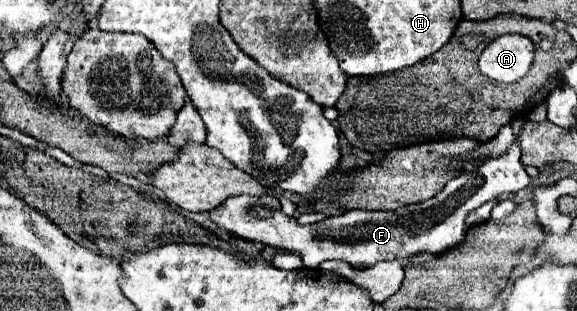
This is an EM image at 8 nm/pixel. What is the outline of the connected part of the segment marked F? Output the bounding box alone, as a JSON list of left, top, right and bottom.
[208,141,530,269]

